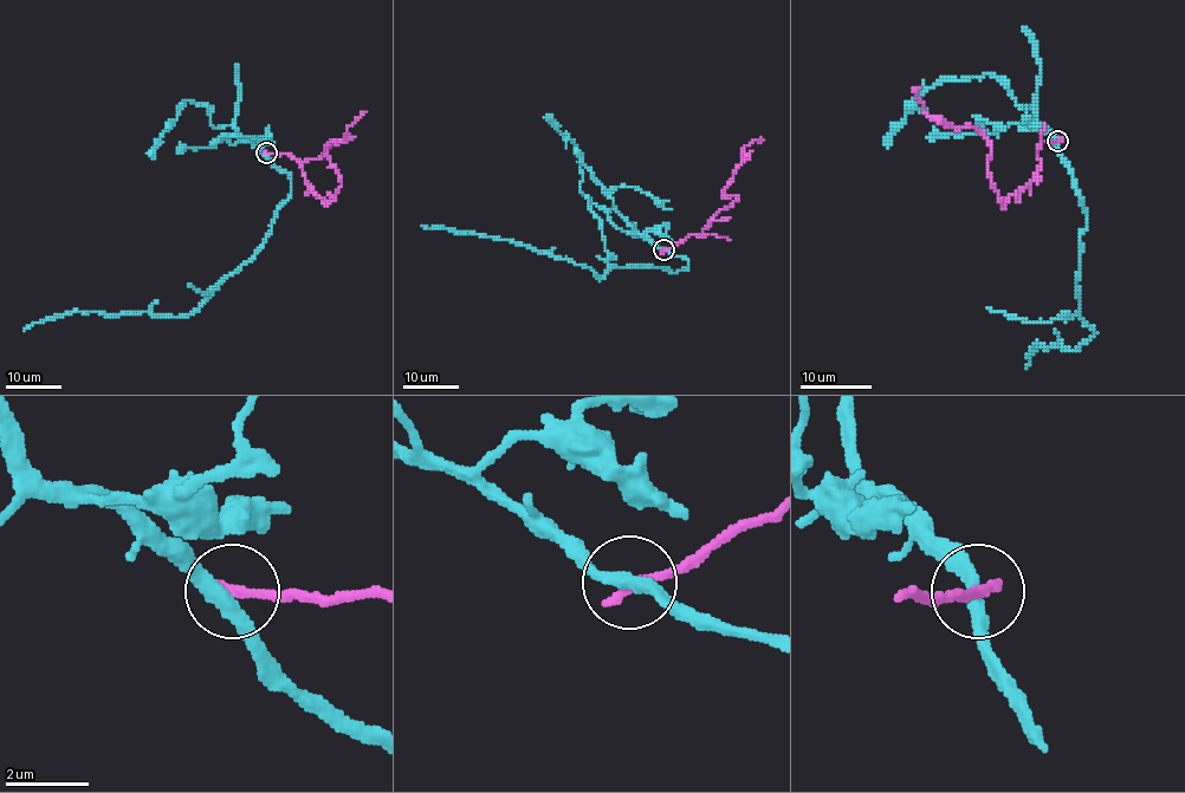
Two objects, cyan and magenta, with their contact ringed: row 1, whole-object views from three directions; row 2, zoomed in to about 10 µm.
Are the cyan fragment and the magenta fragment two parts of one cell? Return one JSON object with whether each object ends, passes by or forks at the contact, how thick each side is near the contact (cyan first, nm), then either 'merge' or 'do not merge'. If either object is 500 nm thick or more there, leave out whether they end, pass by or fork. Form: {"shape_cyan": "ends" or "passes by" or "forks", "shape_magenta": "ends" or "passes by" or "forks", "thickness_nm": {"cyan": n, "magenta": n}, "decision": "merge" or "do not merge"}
{"shape_cyan": "passes by", "shape_magenta": "ends", "thickness_nm": {"cyan": 340, "magenta": 280}, "decision": "do not merge"}

